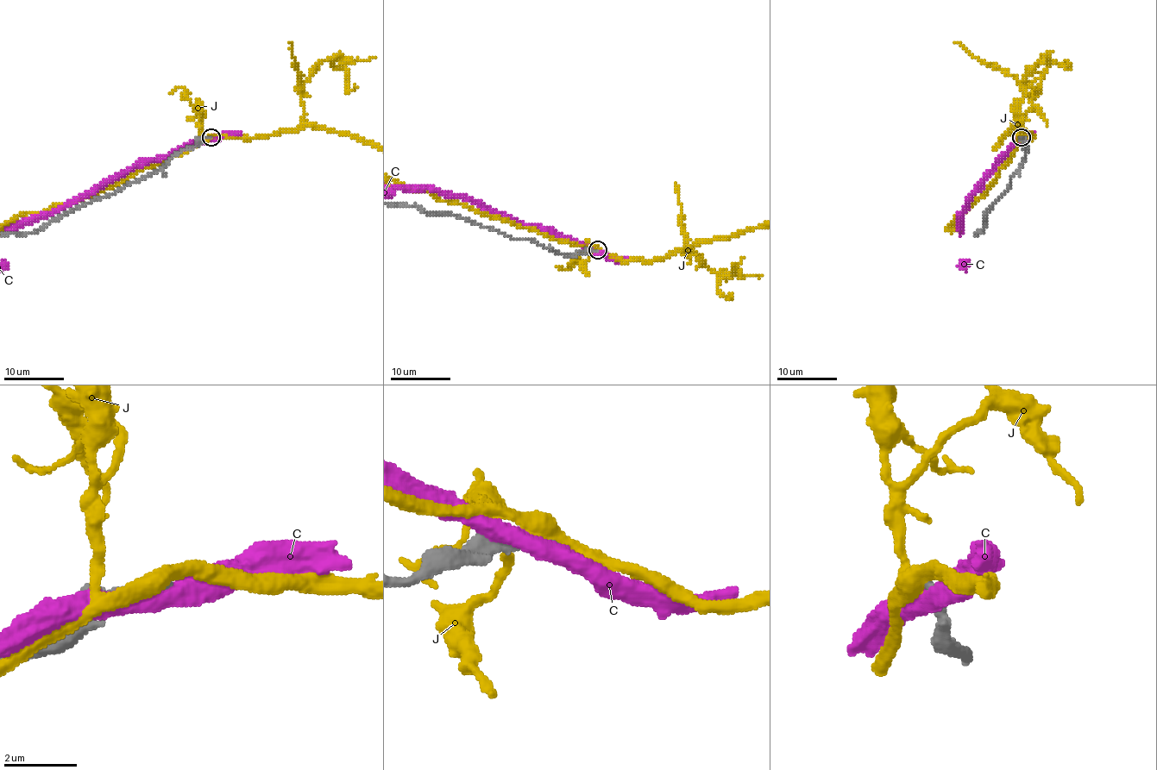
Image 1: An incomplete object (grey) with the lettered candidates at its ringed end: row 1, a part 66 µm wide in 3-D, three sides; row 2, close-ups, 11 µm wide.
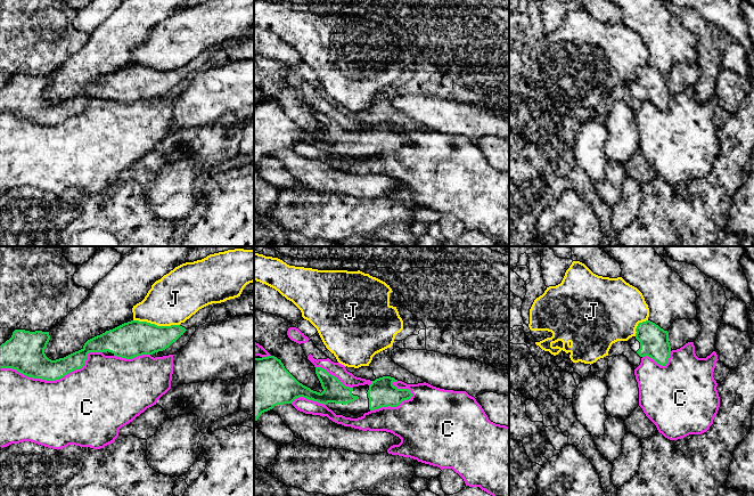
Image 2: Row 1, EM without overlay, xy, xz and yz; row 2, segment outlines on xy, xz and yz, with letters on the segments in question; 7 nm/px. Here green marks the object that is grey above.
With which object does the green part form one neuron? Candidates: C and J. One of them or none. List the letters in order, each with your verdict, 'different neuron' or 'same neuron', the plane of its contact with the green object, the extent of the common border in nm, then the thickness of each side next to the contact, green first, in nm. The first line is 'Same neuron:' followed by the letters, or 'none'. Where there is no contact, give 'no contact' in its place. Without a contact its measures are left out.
Same neuron: none
C: different neuron; meets green in xy; contact 750 nm long; 240 nm thick on the green side, 480 nm on the other
J: different neuron; meets green in xy; contact 340 nm long; 260 nm thick on the green side, 340 nm on the other

